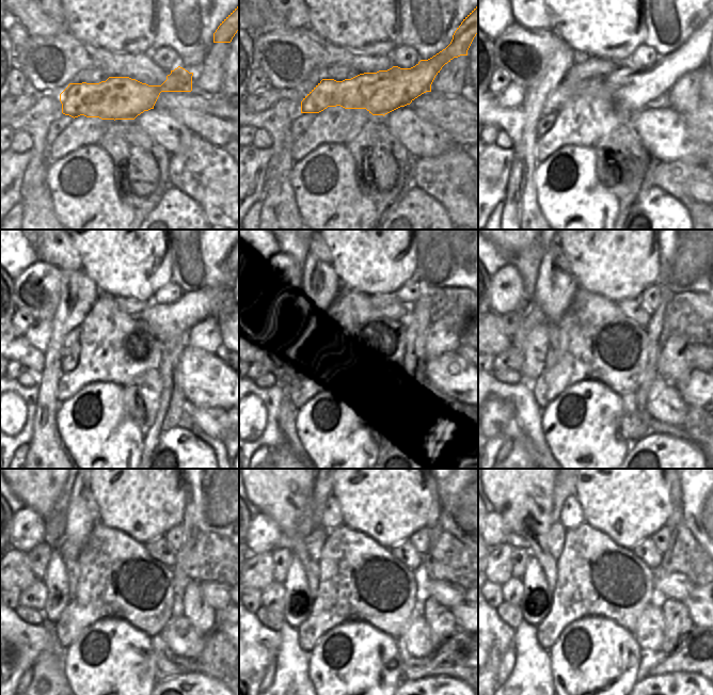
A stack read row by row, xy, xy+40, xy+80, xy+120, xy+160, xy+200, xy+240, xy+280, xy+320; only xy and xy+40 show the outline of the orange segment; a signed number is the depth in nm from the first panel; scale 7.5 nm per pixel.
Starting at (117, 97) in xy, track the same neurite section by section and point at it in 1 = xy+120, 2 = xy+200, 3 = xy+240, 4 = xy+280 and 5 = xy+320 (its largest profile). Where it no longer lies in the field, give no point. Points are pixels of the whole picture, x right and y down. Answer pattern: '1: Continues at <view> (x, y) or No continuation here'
1: Continues at xy+120 (168, 321)
2: Continues at xy+200 (535, 351)
3: Continues at xy+240 (56, 580)
4: Continues at xy+280 (298, 601)
5: Continues at xy+320 (537, 599).

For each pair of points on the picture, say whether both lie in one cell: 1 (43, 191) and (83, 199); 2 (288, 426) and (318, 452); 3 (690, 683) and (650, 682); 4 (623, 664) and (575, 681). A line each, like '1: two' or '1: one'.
1: two
2: two
3: one
4: one

